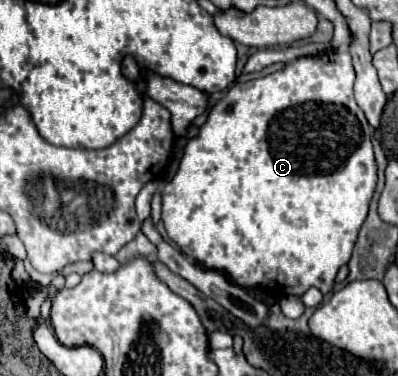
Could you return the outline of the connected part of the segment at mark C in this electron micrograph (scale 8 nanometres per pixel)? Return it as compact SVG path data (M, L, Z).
M337 49L333 52L325 52L321 56L307 56L291 62L287 68L257 78L249 82L237 82L233 84L225 98L213 106L209 112L207 122L201 126L199 136L189 140L185 146L185 154L181 158L179 170L173 176L173 180L161 190L161 204L163 212L161 218L165 222L165 230L169 238L195 262L209 270L221 270L225 272L237 286L251 288L251 286L265 286L279 296L293 294L301 296L309 286L319 288L323 294L327 294L333 288L333 280L337 270L349 262L353 244L357 240L357 232L361 228L361 222L365 220L365 214L369 210L369 200L375 192L377 184L377 166L373 158L373 146L371 146L371 134L373 128L367 124L361 108L357 106L353 96L353 84L356 73L352 66L352 58L349 51Z

